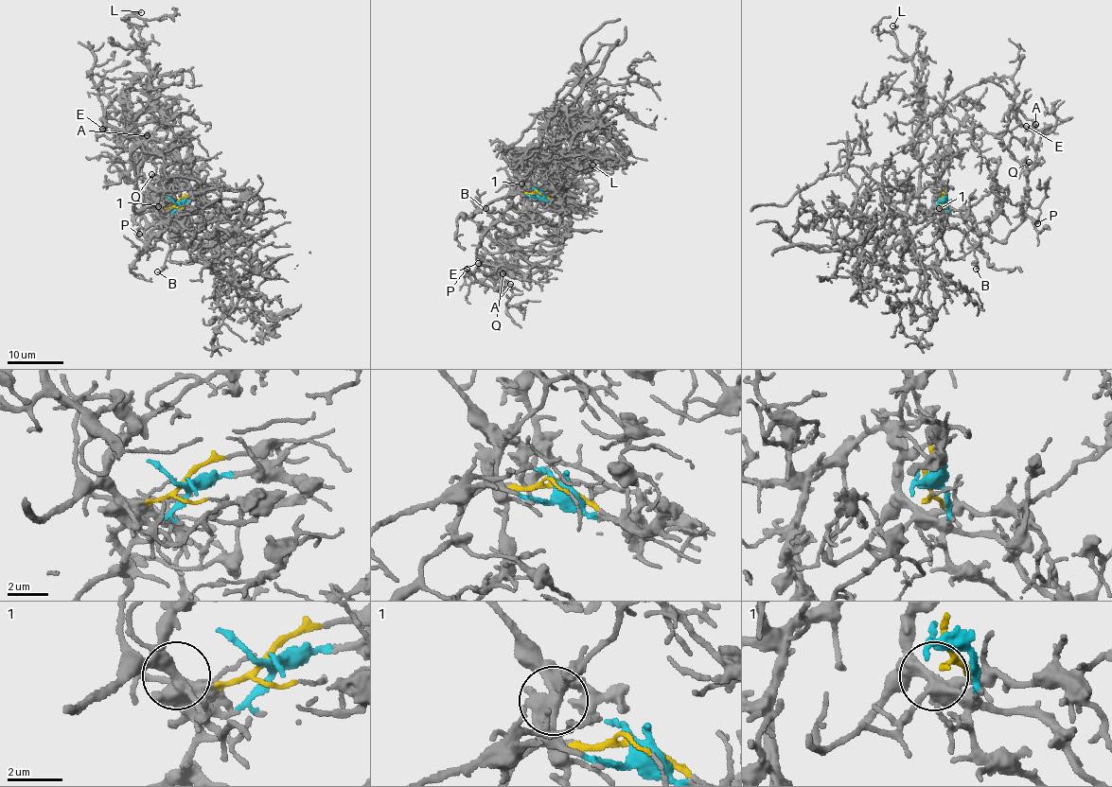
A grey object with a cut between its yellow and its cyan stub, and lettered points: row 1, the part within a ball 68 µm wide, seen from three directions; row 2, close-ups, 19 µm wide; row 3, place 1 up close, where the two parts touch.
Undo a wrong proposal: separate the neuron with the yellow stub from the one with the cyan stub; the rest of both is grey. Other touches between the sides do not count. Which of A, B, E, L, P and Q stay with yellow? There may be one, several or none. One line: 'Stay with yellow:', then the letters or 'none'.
Stay with yellow: L

